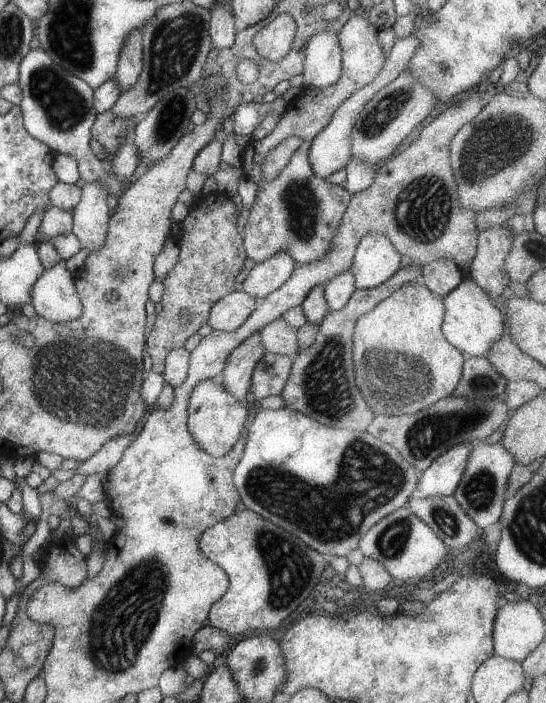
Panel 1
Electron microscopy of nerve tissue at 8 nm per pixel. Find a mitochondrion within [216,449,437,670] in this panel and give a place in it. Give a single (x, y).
(291, 569)

